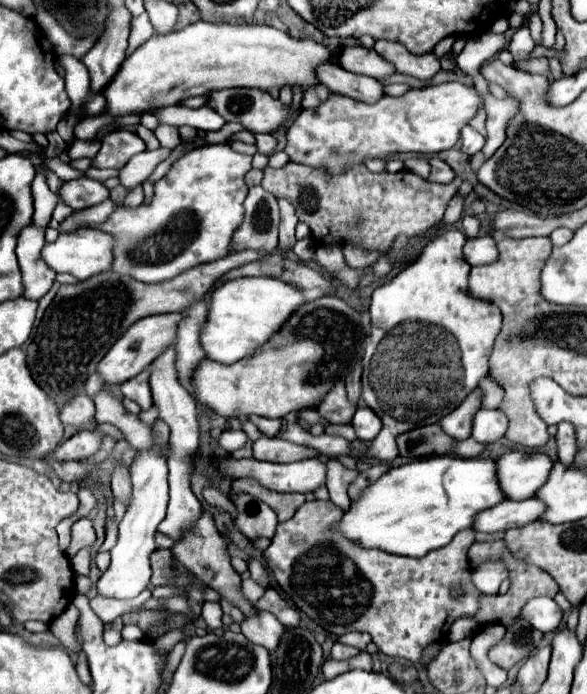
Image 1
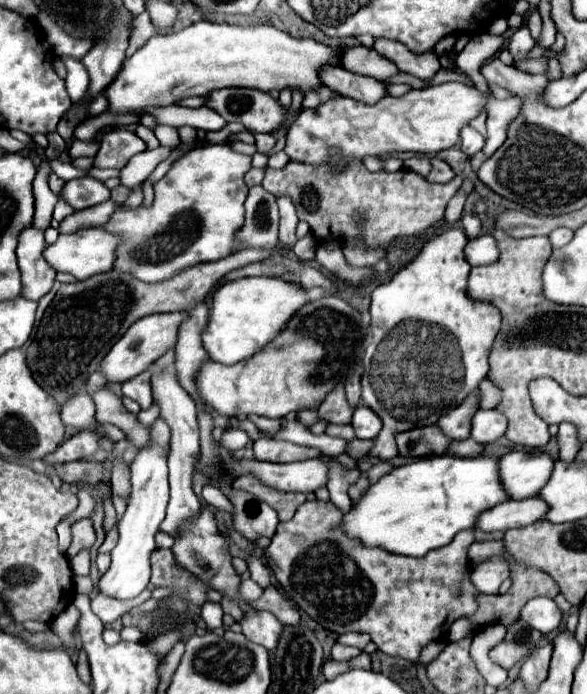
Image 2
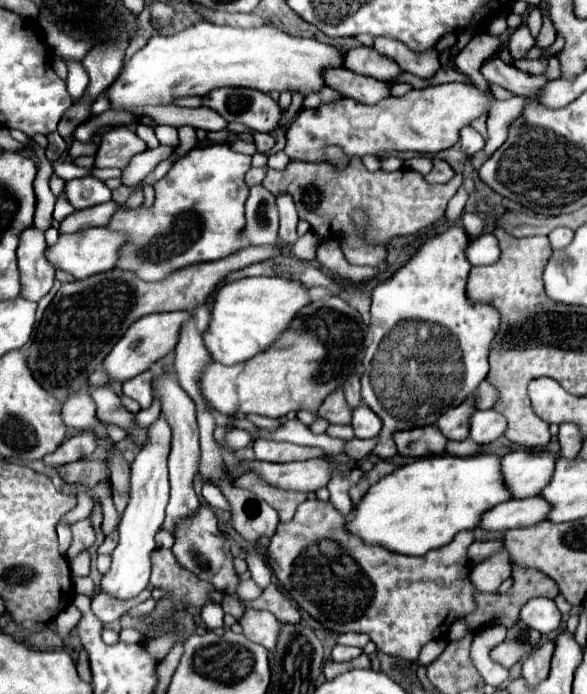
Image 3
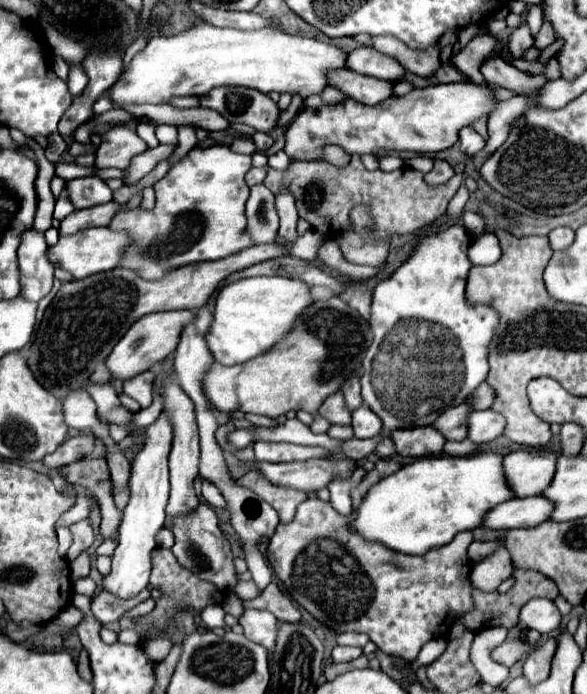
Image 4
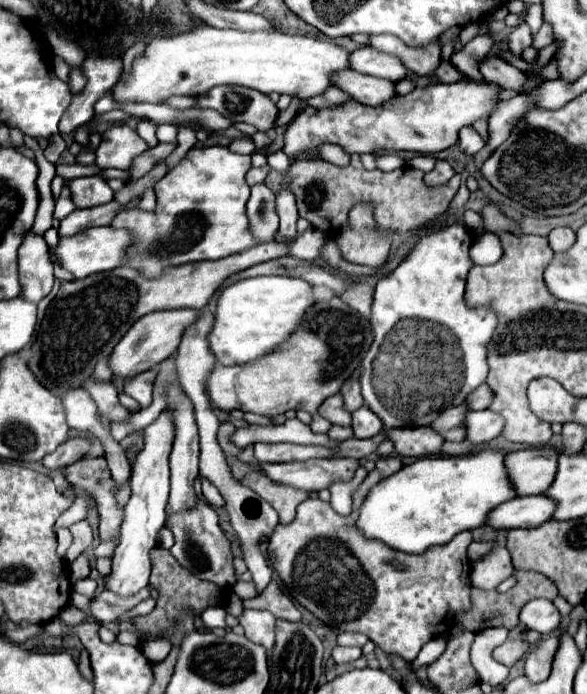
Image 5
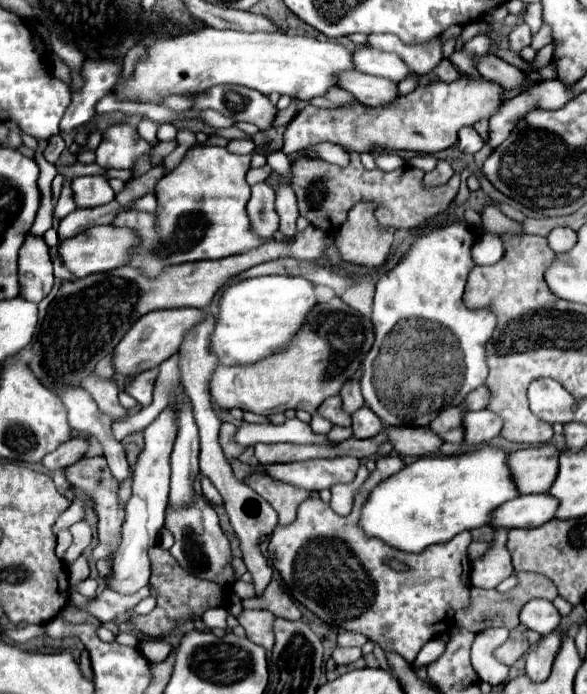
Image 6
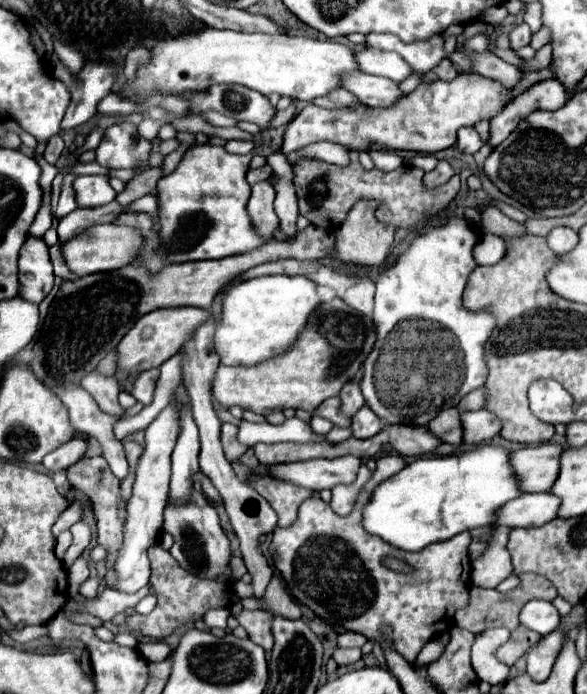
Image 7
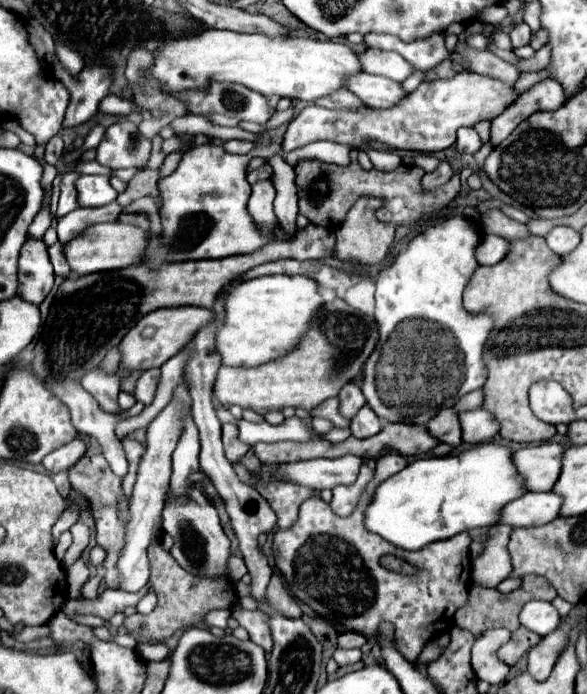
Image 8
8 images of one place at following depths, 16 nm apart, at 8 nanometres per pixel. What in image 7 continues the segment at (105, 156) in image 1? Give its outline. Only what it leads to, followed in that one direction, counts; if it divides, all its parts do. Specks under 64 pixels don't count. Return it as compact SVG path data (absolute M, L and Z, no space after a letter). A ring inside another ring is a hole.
M118 122L106 128L104 138L96 148L96 162L104 168L134 168L140 160L148 158L148 154L150 154L150 142L138 136L136 126L130 122Z

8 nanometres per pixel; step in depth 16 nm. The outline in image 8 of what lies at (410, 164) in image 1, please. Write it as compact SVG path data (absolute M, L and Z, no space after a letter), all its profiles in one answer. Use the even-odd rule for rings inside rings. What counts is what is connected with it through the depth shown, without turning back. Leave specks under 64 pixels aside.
M420 154L420 156L414 158L414 164L424 168L424 172L430 172L430 170L434 170L438 166L438 158L434 158L430 154Z

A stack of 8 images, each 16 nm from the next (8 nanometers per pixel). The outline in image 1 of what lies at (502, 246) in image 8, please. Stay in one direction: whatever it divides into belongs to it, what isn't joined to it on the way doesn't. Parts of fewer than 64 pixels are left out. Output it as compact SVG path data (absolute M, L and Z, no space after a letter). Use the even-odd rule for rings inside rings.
M492 236L470 238L470 240L464 244L463 256L470 266L493 262L498 257L496 242L494 242Z

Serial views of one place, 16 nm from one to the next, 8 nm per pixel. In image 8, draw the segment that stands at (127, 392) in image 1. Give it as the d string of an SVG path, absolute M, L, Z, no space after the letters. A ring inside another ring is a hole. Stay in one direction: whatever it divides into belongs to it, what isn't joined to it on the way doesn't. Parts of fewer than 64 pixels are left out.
M152 368L152 370L146 370L140 374L138 382L136 382L136 388L134 388L134 398L140 400L144 406L148 406L154 398L154 390L156 390L156 384L158 384L158 378L160 378L160 370L158 368Z

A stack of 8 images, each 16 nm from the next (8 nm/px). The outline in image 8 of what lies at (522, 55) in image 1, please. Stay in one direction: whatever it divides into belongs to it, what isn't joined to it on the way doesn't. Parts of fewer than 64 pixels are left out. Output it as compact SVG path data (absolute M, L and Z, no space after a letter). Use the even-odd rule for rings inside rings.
M524 22L516 24L516 26L510 30L512 48L516 50L516 48L520 48L520 46L526 46L526 44L530 44L530 36L532 36L532 32L530 32L528 24L524 24Z

